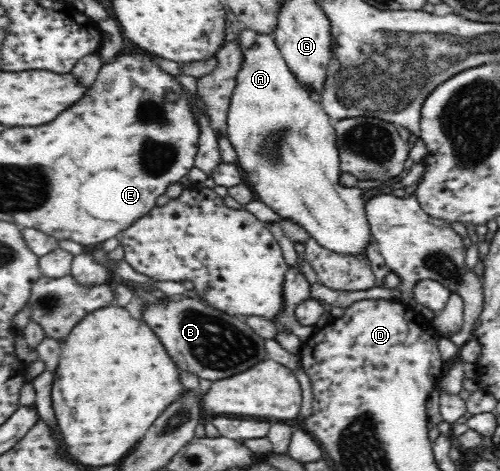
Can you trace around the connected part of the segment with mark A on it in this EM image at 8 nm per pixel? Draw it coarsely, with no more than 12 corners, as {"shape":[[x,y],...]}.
{"shape":[[244,28],[226,137],[245,183],[334,253],[366,255],[333,121],[273,35]]}

